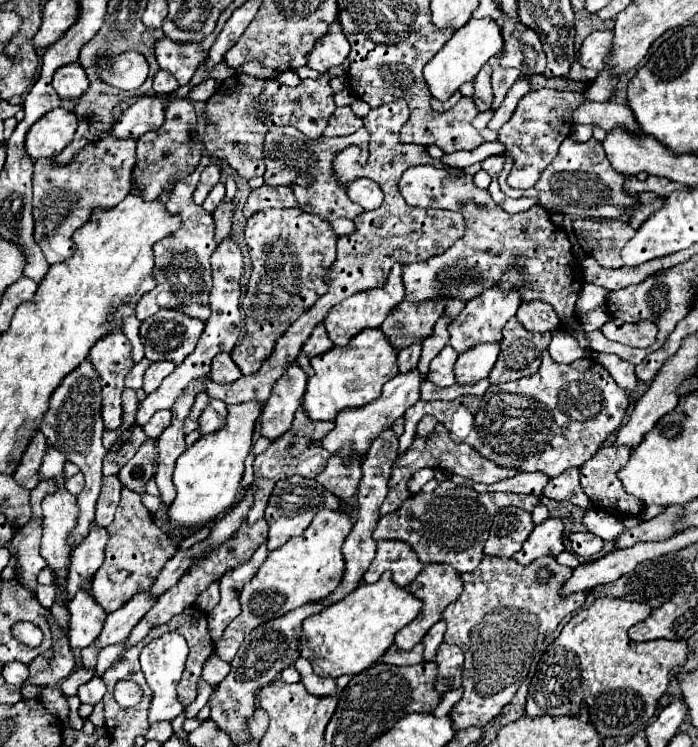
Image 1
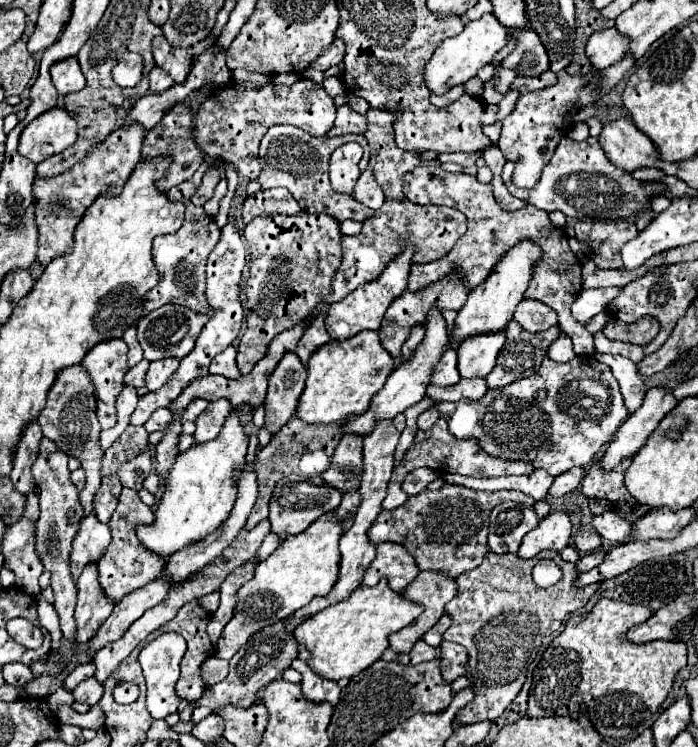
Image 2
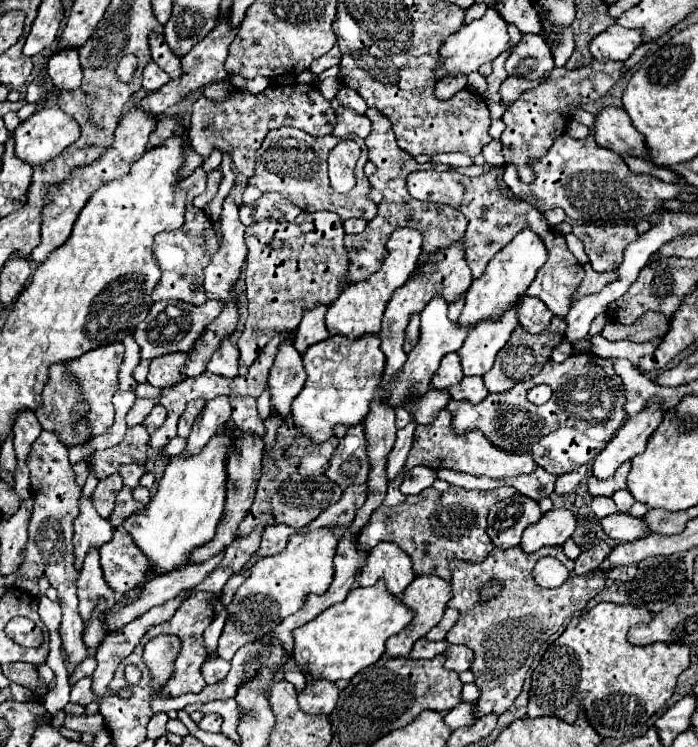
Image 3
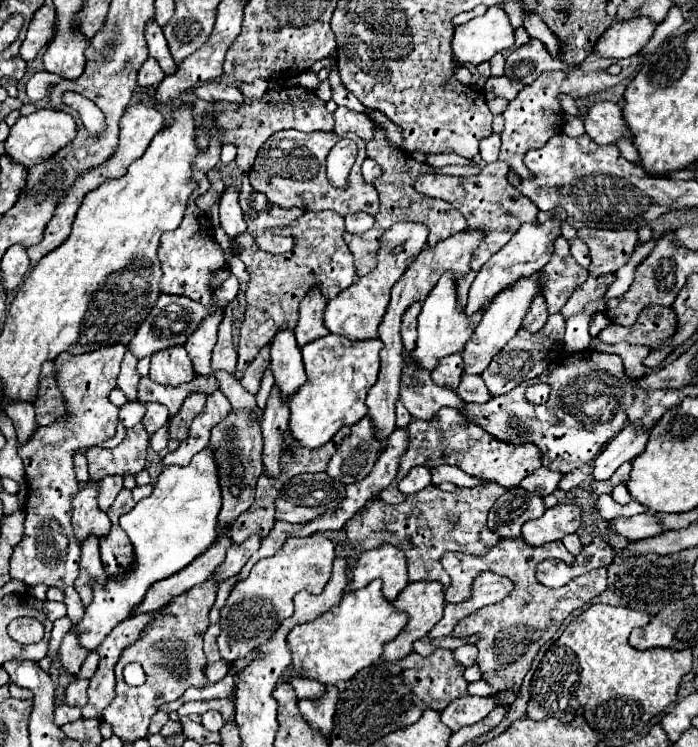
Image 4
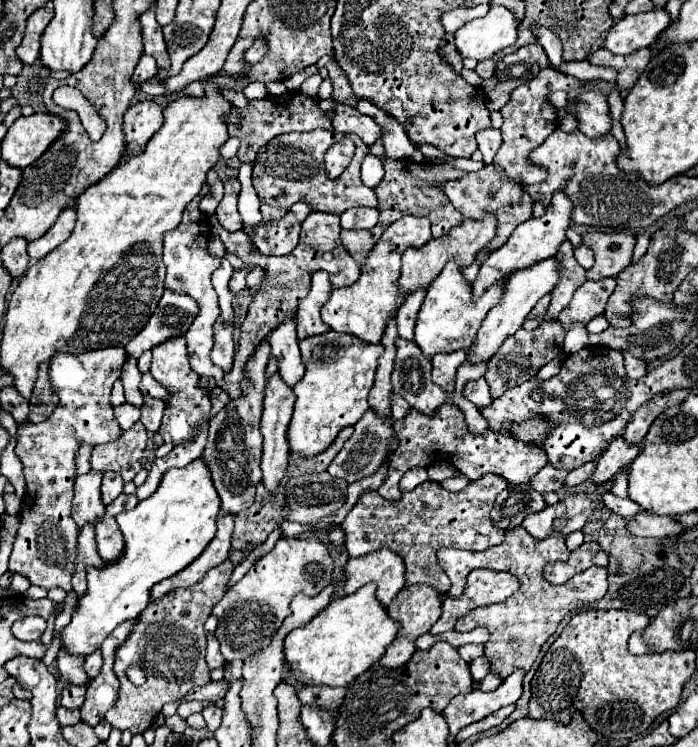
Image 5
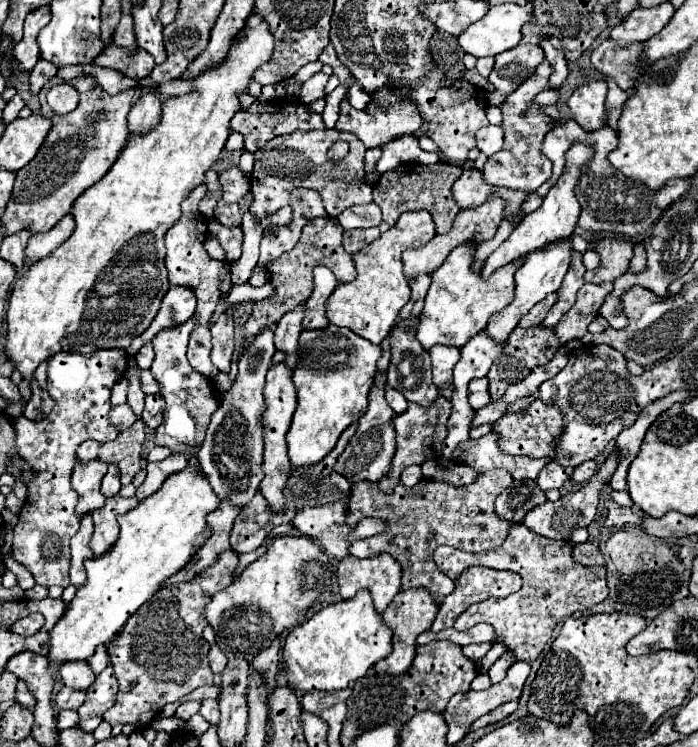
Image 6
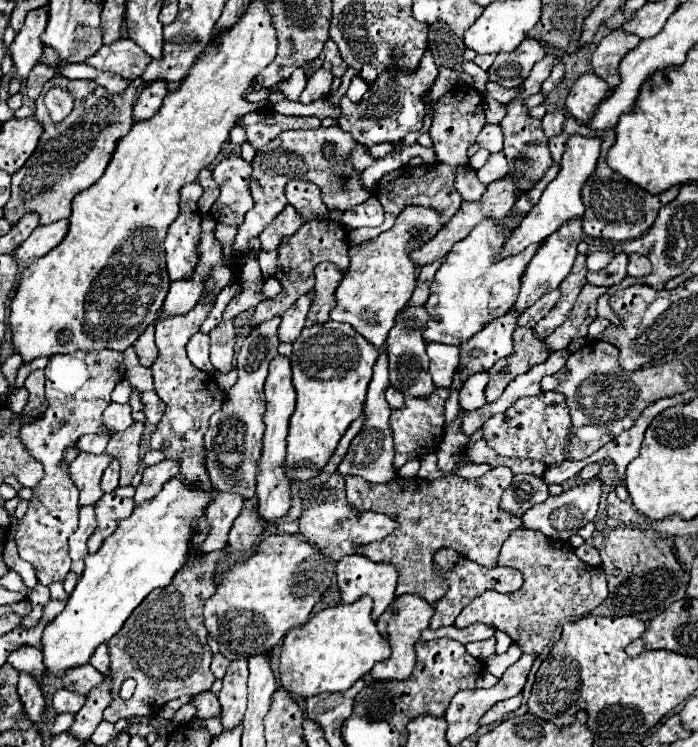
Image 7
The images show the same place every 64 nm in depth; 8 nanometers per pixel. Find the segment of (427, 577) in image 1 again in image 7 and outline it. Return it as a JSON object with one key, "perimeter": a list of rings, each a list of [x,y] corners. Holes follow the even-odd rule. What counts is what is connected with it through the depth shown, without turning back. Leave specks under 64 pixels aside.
{"perimeter":[[[404,594],[404,596],[398,596],[390,606],[388,610],[380,616],[380,620],[376,622],[378,624],[378,632],[380,636],[390,644],[392,648],[392,654],[388,660],[382,660],[378,662],[372,670],[370,670],[370,676],[374,680],[406,680],[412,670],[414,670],[414,644],[420,640],[420,634],[422,630],[426,630],[430,626],[430,618],[434,614],[434,608],[420,596],[416,594]]]}

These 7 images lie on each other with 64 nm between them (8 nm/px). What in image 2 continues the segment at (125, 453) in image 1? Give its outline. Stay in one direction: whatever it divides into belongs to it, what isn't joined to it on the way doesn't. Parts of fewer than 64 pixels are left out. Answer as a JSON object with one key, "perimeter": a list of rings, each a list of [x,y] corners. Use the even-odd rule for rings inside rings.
{"perimeter":[[[128,426],[124,430],[124,434],[104,452],[102,456],[102,468],[100,474],[102,476],[110,476],[114,474],[124,462],[136,458],[138,454],[142,454],[148,446],[148,432],[142,426]]]}

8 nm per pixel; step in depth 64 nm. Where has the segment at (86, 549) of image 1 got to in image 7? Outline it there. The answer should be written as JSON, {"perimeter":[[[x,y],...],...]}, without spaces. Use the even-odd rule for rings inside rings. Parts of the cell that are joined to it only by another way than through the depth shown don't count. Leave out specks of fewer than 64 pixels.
{"perimeter":[[[80,452],[69,465],[71,480],[80,490],[80,504],[96,504],[104,494],[100,488],[100,476],[114,458],[110,454]]]}

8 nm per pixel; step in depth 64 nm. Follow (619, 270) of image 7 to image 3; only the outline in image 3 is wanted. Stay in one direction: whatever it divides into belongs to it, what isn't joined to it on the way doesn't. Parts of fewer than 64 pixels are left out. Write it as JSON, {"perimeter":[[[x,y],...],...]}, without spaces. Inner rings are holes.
{"perimeter":[[[578,224],[574,234],[584,242],[590,264],[596,272],[616,270],[624,260],[624,248],[636,240],[636,226]]]}

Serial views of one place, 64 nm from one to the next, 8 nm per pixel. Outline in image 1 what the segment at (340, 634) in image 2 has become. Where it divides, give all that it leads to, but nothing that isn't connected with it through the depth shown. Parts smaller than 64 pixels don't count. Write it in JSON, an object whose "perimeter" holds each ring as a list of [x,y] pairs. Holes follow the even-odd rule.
{"perimeter":[[[390,572],[382,574],[376,584],[362,584],[348,598],[324,608],[302,624],[300,652],[320,676],[354,676],[370,668],[392,646],[394,634],[410,624],[422,610],[422,602],[406,588],[392,582]]]}

